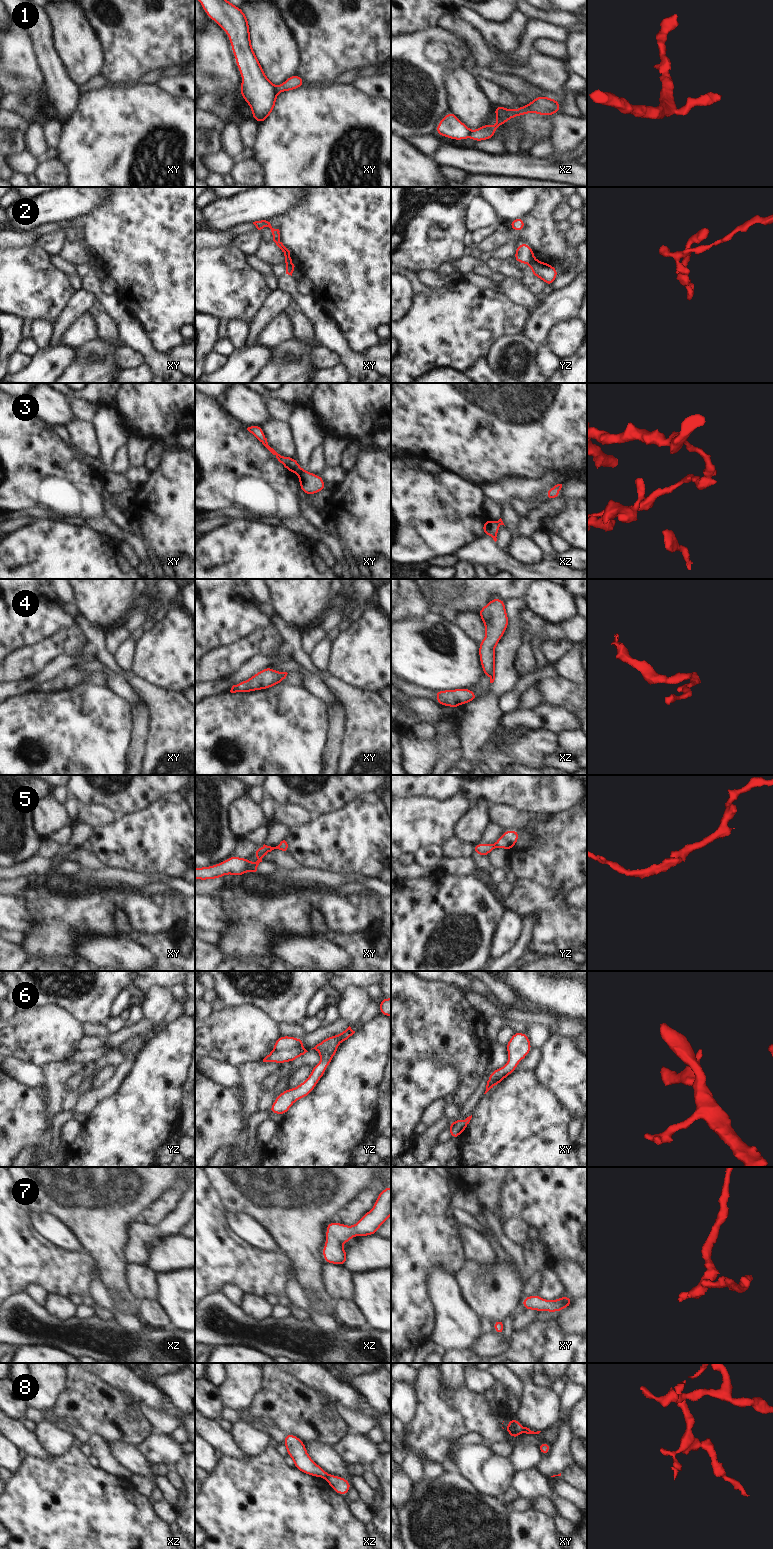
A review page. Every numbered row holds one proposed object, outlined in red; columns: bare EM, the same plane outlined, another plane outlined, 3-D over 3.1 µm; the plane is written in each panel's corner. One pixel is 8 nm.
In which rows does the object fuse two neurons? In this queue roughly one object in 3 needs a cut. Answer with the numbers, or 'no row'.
1, 2, 3

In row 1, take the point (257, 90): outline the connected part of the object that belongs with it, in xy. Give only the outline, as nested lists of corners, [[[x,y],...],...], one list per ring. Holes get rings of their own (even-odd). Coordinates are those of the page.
[[[199,0],[204,12],[228,35],[242,76],[240,95],[251,108],[252,118],[264,122],[276,105],[278,93],[267,78],[251,46],[249,22],[243,10],[227,0]]]

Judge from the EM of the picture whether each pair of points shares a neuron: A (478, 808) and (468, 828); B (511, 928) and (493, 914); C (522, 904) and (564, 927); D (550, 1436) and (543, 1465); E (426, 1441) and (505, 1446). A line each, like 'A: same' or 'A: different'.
A: same
B: different
C: same
D: different
E: different

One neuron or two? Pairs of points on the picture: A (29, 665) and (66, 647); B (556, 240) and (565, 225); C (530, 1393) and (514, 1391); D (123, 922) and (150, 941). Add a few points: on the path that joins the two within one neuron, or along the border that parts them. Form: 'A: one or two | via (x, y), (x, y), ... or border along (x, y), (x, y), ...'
A: one | via (38, 657), (50, 648), (57, 647)
B: two | border along (558, 222), (558, 227), (565, 232)
C: two | border along (513, 1373), (522, 1384), (522, 1395), (519, 1401)
D: one | via (127, 929), (134, 936), (143, 939)

